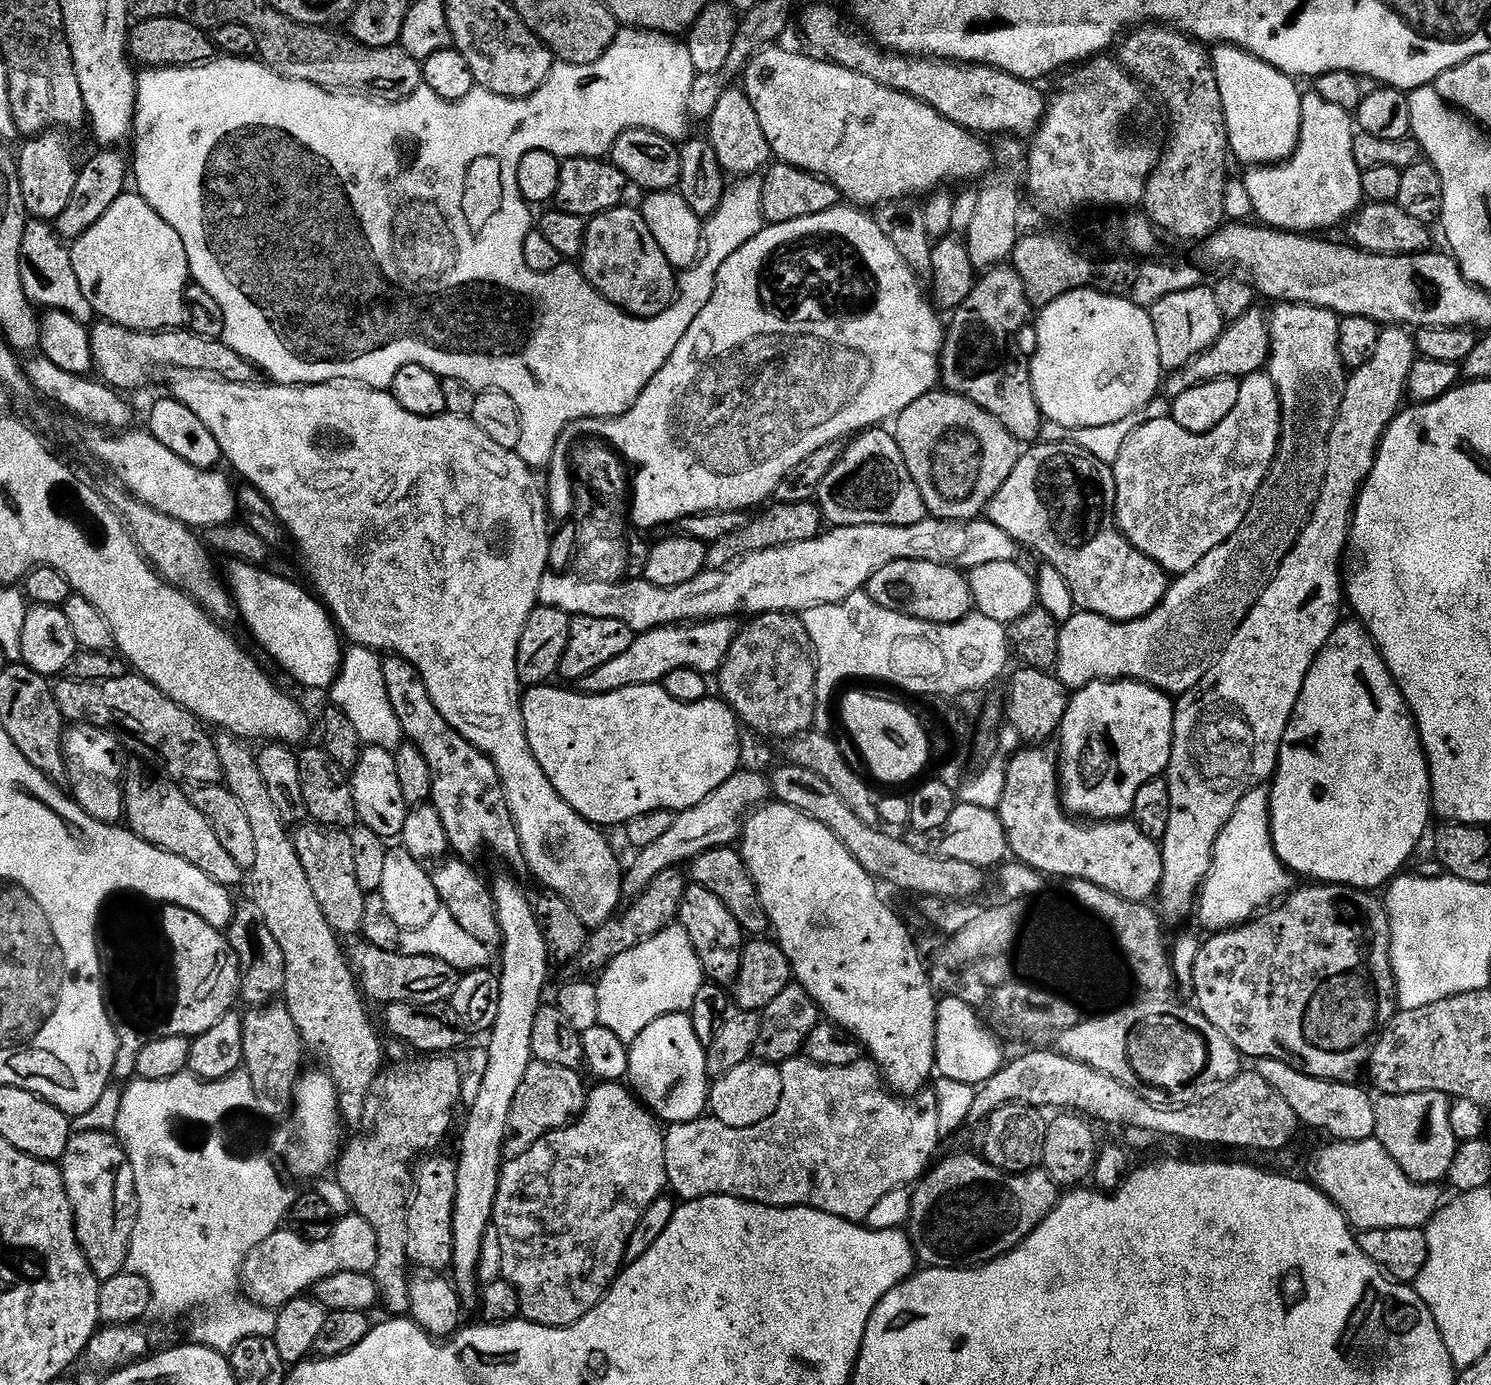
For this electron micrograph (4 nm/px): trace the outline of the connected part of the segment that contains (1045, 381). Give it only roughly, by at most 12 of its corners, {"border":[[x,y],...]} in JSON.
{"border":[[1074,290],[1039,309],[1045,421],[1110,426],[1161,391],[1152,313]]}

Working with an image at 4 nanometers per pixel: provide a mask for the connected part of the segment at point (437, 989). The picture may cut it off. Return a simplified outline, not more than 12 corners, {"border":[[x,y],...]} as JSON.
{"border":[[360,942],[358,987],[380,1006],[451,1001],[457,965]]}

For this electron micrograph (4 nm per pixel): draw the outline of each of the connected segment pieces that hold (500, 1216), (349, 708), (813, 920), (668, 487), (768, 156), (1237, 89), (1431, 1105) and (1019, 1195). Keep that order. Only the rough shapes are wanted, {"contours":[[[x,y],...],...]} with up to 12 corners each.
{"contours":[[[623,1083],[505,1159],[492,1227],[520,1316],[570,1328],[668,1188]],[[343,653],[331,703],[361,745],[395,750],[404,732],[381,657]],[[779,802],[738,851],[795,983],[897,1097],[938,997],[877,881]],[[856,206],[768,224],[628,412],[640,528],[752,510],[940,384]],[[725,87],[706,138],[729,177],[755,176],[773,154],[739,87]],[[1234,44],[1211,49],[1228,146],[1244,166],[1291,160],[1297,81]],[[1380,1094],[1375,1137],[1409,1179],[1447,1181],[1449,1097]],[[948,1156],[915,1185],[917,1261],[979,1268],[1058,1203],[1042,1170]]]}

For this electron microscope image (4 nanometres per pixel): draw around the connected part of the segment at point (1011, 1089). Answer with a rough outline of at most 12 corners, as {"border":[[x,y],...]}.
{"border":[[1055,1050],[1007,1061],[968,1115],[1068,1109],[1204,1146],[1274,1152],[1300,1131],[1254,1070],[1160,1108]]}

